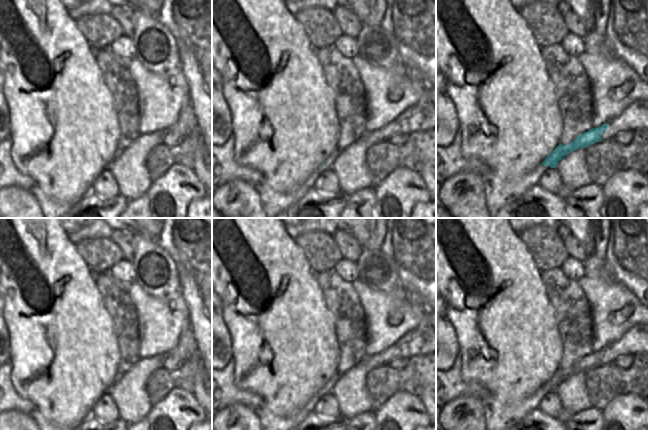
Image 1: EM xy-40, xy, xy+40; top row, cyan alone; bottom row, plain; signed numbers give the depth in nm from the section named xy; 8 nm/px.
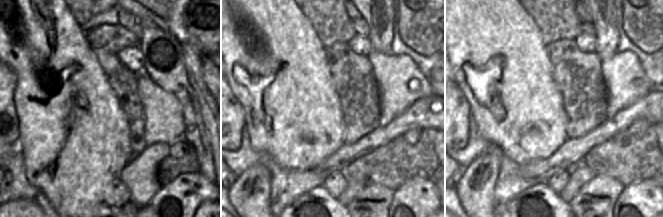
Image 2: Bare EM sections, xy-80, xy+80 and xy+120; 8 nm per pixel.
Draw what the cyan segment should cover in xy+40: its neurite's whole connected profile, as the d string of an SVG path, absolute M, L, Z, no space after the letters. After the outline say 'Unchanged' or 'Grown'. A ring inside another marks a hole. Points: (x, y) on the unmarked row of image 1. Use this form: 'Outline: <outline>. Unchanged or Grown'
Outline: M648 324L630 328L616 342L580 358L570 368L559 368L541 388L555 392L572 375L615 362L616 358L624 354L648 354Z. Grown

